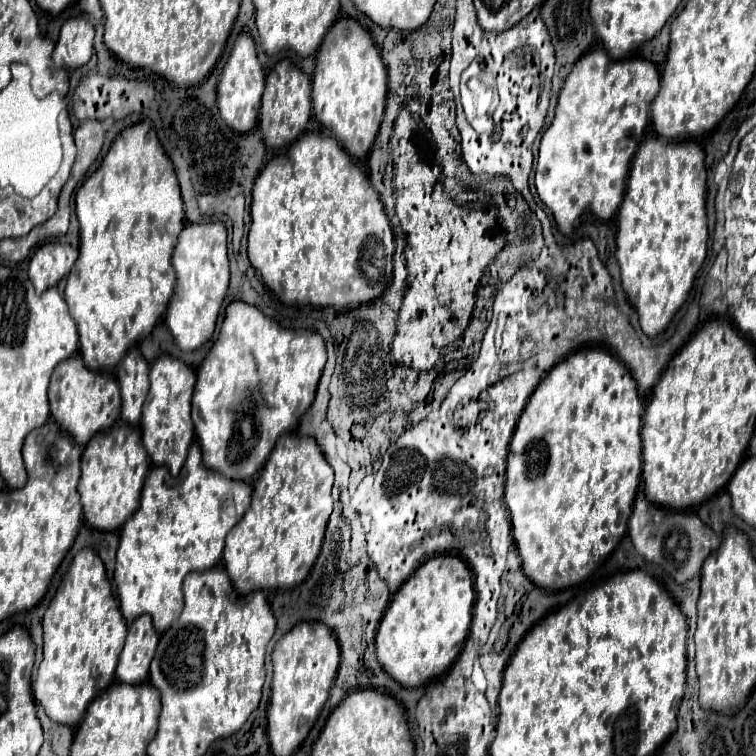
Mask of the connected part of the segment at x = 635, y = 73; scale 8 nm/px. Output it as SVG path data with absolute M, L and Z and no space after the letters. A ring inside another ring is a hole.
M594 49L590 53L586 53L586 57L582 57L582 61L578 61L578 65L574 65L570 77L566 77L564 81L564 87L558 95L558 105L556 105L556 113L554 113L554 119L550 123L550 127L544 131L542 135L542 141L540 141L540 153L538 153L538 165L536 165L536 191L542 199L542 203L554 213L554 219L560 227L562 233L572 233L572 229L576 227L576 223L580 221L580 217L584 215L586 209L592 211L594 217L598 219L604 219L608 221L616 211L618 211L618 205L622 201L622 195L624 195L624 187L626 187L626 177L628 177L628 169L630 169L630 161L644 137L644 131L646 131L646 125L648 125L648 113L650 113L650 103L652 99L656 97L658 93L658 83L660 83L660 73L656 69L656 65L648 59L642 59L642 57L634 57L634 59L622 59L622 61L610 61L608 55L602 51L602 49Z

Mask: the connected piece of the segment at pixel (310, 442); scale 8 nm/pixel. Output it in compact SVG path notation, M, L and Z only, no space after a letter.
M284 433L254 483L252 503L228 533L224 567L238 593L254 589L290 589L300 585L312 569L332 513L334 471L312 437Z

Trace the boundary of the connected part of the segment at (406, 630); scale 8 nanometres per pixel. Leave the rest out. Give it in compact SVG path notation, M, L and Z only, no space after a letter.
M436 555L424 561L394 593L378 633L378 663L404 687L420 687L450 669L464 647L474 605L470 567L456 555Z

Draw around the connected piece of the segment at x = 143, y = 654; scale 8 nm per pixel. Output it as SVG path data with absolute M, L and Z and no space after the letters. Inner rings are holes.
M142 615L128 625L124 651L120 653L116 679L122 683L142 683L148 679L148 667L158 645L158 631L150 615Z

